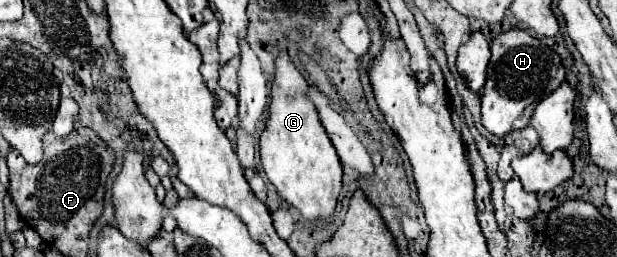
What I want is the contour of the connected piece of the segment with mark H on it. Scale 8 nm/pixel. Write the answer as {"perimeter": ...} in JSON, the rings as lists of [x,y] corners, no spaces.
{"perimeter":[[[511,28],[491,42],[491,60],[487,66],[487,82],[481,94],[483,126],[495,136],[527,128],[535,106],[549,96],[565,80],[559,54],[543,40],[533,38],[525,30]]]}

